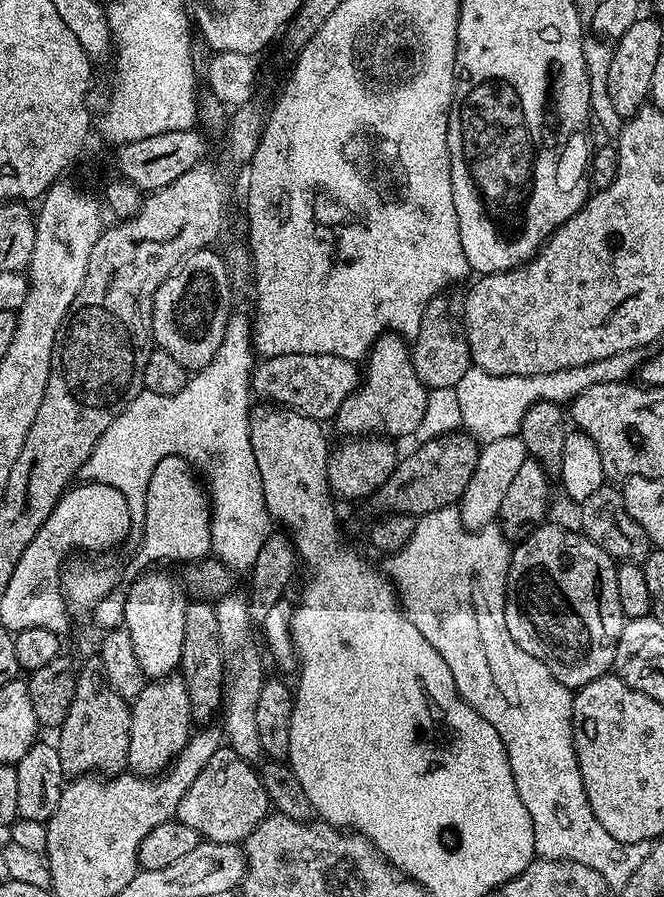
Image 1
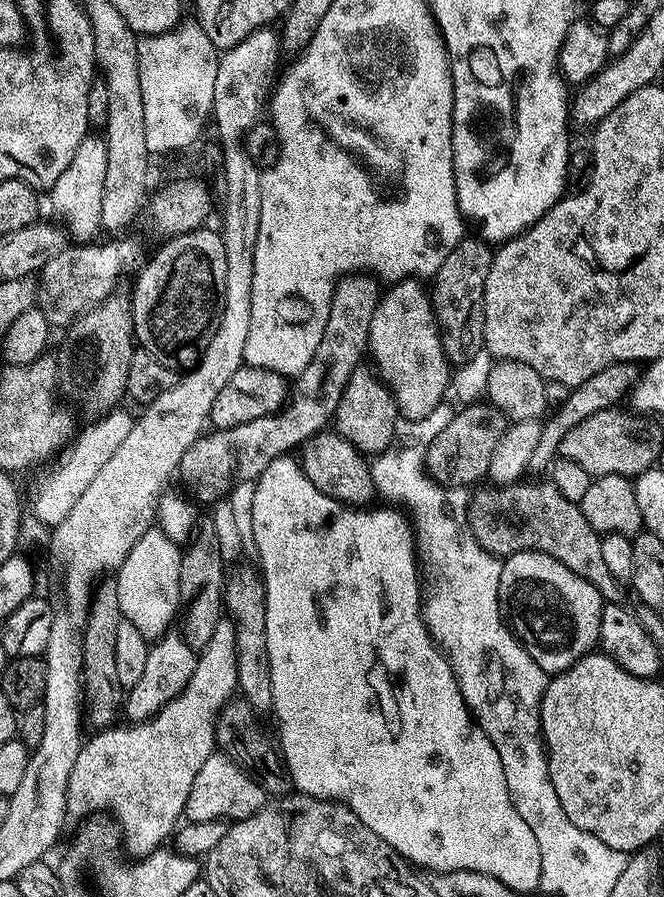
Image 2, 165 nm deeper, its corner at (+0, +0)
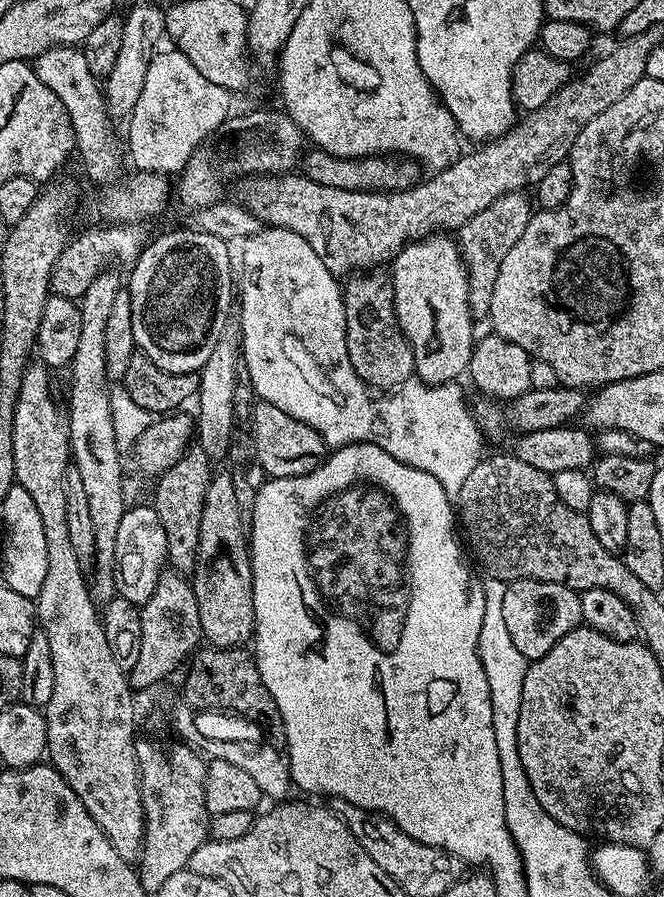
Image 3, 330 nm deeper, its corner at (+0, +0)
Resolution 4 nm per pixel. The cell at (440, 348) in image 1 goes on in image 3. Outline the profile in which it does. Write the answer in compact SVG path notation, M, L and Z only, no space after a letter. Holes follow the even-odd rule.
M527 191L502 194L486 210L478 210L474 218L470 218L458 230L460 257L464 260L464 269L468 271L468 301L473 317L487 317L490 302L494 299L494 281L498 279L498 270L502 270L502 262L514 242L522 238L522 230L530 222L534 214L534 204Z

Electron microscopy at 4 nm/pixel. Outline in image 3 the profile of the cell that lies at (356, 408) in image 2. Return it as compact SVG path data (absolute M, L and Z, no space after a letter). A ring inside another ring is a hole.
M365 270L355 273L348 282L343 285L342 299L350 363L371 389L399 389L400 385L413 379L416 367L410 342L398 326L392 277L384 270Z

